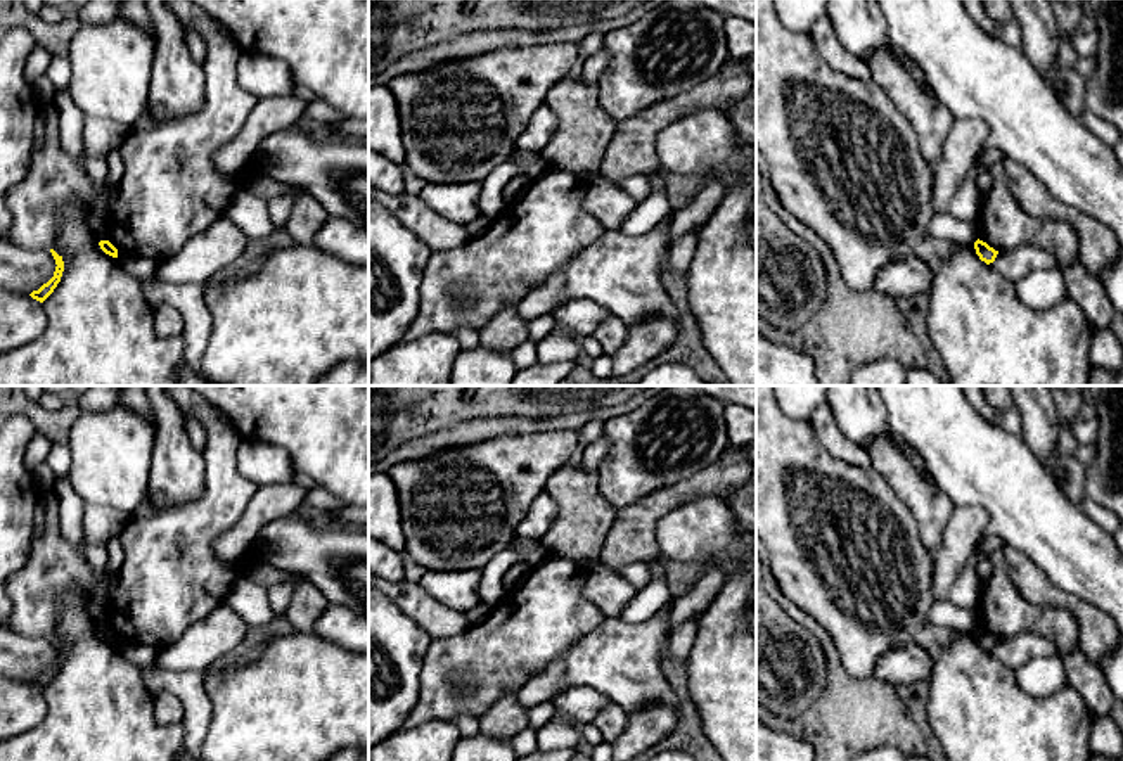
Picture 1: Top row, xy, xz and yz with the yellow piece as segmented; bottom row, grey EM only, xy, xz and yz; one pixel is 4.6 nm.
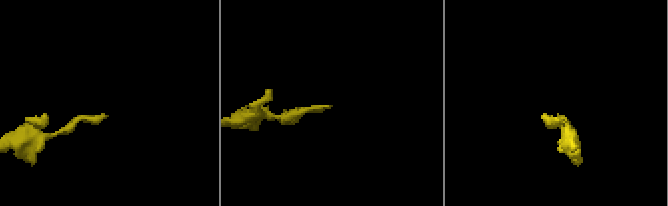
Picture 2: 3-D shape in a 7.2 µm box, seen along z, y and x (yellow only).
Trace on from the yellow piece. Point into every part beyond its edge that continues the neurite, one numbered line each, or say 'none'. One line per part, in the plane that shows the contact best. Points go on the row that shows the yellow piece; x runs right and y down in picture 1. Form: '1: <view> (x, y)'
none

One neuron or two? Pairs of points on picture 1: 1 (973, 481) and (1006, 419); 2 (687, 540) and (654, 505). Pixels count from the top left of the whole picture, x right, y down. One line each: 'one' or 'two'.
1: two
2: two

